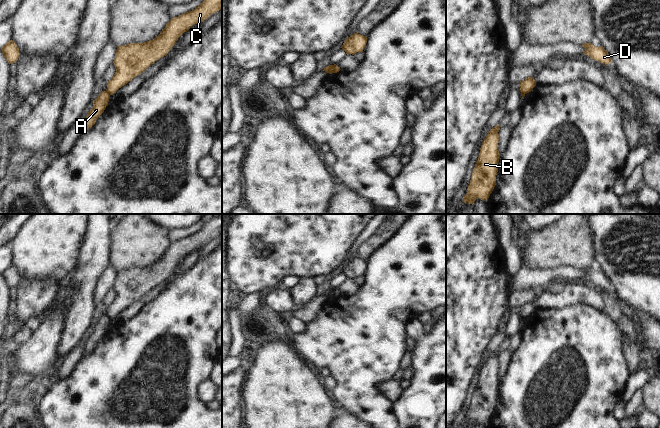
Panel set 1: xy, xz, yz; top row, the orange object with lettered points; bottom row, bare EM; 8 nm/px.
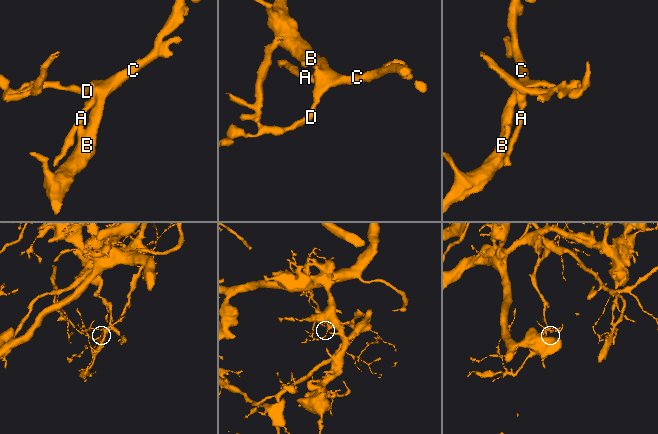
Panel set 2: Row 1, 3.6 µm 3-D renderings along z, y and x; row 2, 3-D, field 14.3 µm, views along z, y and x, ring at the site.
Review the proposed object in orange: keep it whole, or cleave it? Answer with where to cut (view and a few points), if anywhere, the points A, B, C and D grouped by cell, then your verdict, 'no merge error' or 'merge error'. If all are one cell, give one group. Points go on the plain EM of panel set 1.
cut in xy along (106, 314), (110, 318); A / B C D; merge error

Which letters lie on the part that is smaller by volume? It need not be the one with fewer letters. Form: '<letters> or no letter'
A

